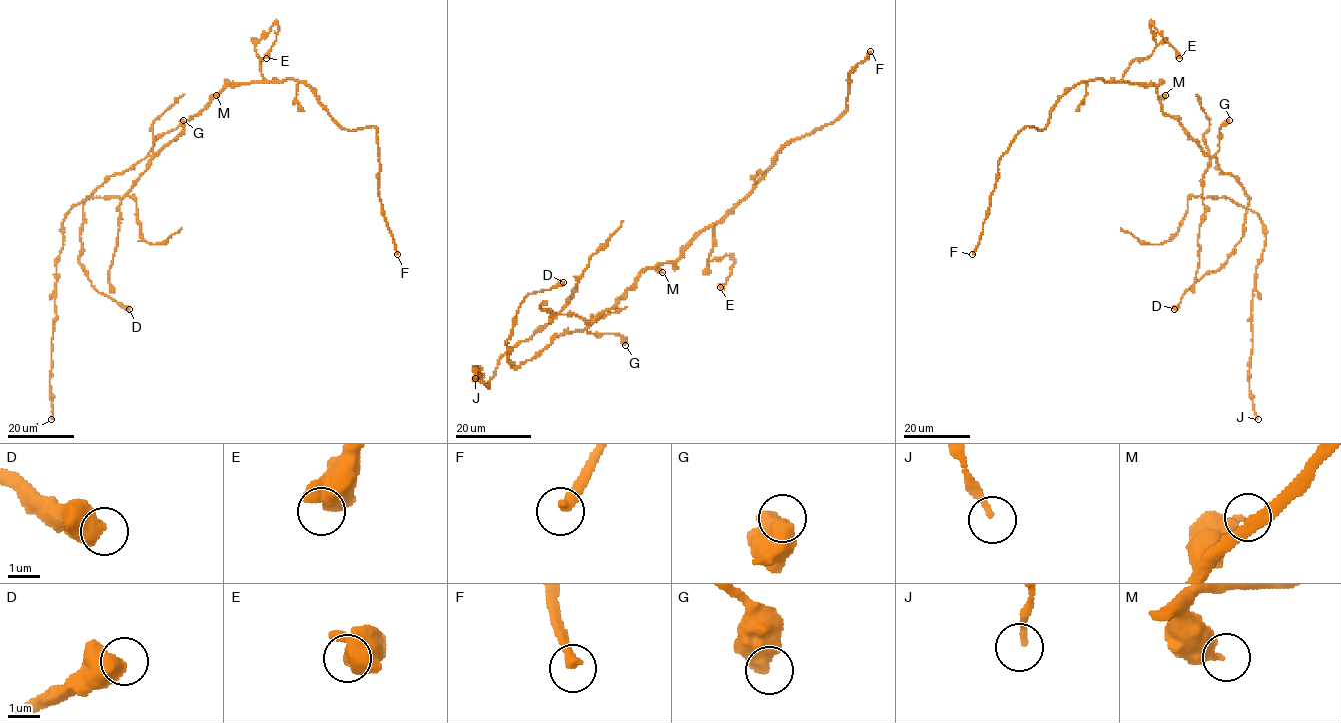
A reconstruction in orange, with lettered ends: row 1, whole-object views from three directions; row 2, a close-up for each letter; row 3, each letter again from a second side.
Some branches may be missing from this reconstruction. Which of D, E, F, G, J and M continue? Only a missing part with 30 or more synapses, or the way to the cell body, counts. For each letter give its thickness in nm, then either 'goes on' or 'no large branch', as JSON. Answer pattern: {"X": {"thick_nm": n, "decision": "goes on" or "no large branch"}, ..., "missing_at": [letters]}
{"D": {"thick_nm": 650, "decision": "no large branch"}, "E": {"thick_nm": 750, "decision": "no large branch"}, "F": {"thick_nm": 320, "decision": "goes on"}, "G": {"thick_nm": 700, "decision": "no large branch"}, "J": {"thick_nm": 190, "decision": "no large branch"}, "M": {"thick_nm": 380, "decision": "no large branch"}, "missing_at": ["F"]}

